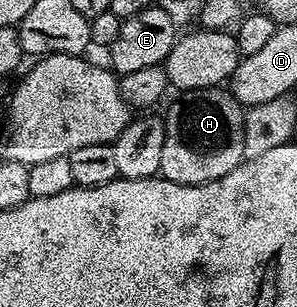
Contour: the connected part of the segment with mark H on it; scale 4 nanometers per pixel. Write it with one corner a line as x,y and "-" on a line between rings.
210,86
207,90
188,90
165,113
165,148
161,151
159,174
182,186
203,186
217,180
244,161
244,107
230,89

